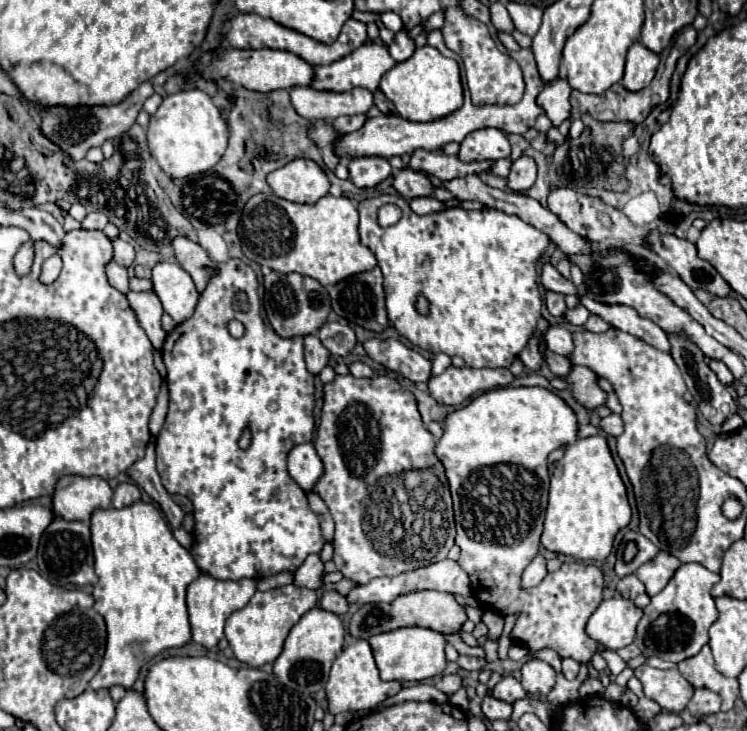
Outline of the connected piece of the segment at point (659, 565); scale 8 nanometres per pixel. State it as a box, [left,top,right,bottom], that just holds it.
[636,551,682,597]

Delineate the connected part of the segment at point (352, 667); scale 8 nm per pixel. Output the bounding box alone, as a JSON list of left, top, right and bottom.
[326,639,400,715]

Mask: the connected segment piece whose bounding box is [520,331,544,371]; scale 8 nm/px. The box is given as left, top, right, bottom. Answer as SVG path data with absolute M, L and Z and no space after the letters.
M536 331L532 335L532 339L528 341L526 349L520 353L520 361L524 363L524 367L528 367L532 371L538 371L540 365L542 365L542 361L544 361L542 355L540 355L540 349L538 349L538 335L540 335L540 331Z

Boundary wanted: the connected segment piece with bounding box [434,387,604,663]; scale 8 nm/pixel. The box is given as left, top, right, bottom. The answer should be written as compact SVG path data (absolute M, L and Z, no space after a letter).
M502 387L502 389L492 389L488 393L482 393L480 397L472 399L466 407L462 409L456 409L452 413L448 413L446 421L444 421L444 433L440 437L440 441L436 443L436 457L442 461L444 469L446 469L446 479L448 479L448 485L450 485L450 493L452 493L452 499L454 499L454 519L456 519L456 545L462 549L460 553L460 559L458 559L458 565L468 573L470 581L472 581L472 593L478 601L482 601L486 607L490 607L492 611L498 611L502 615L510 615L510 613L520 613L516 625L514 625L514 631L512 631L512 639L514 641L524 641L524 645L530 649L530 651L540 651L540 649L554 649L560 657L572 657L580 663L588 663L592 659L592 655L596 653L598 649L598 643L592 641L588 635L586 635L586 621L590 619L590 615L594 613L594 609L602 603L602 587L604 587L604 581L602 581L602 571L596 567L596 565L586 565L586 563L570 562L563 563L558 571L554 573L548 573L543 582L538 587L531 589L522 589L520 587L520 577L522 577L522 571L526 569L526 565L534 559L534 555L538 553L538 539L540 539L540 533L542 533L542 523L544 523L544 513L546 513L546 503L548 503L548 465L546 465L546 459L550 455L550 451L558 449L558 447L564 447L568 443L574 443L576 441L576 431L578 431L578 423L576 423L576 415L574 411L554 393L550 393L548 389L542 389L542 387Z

